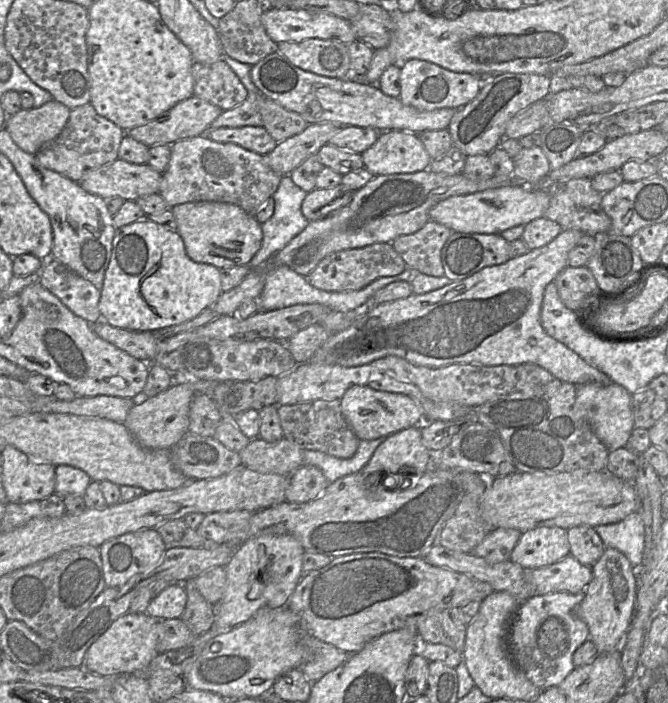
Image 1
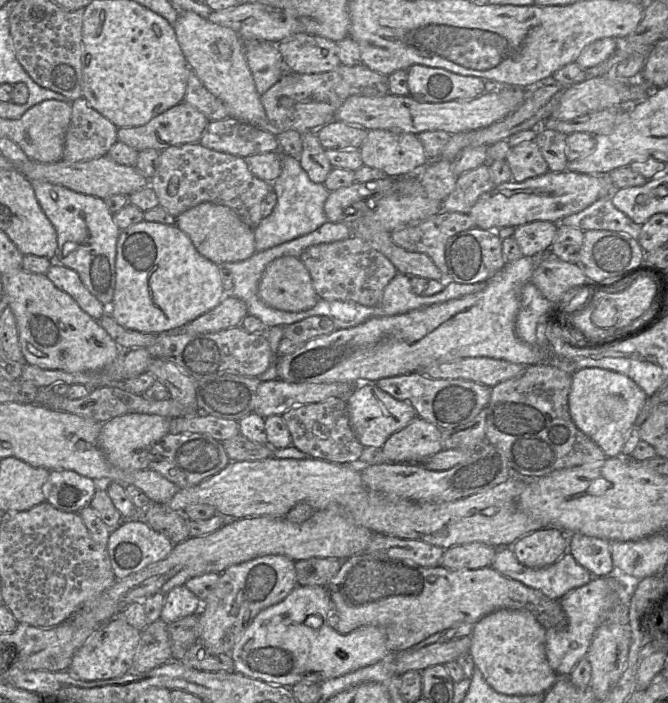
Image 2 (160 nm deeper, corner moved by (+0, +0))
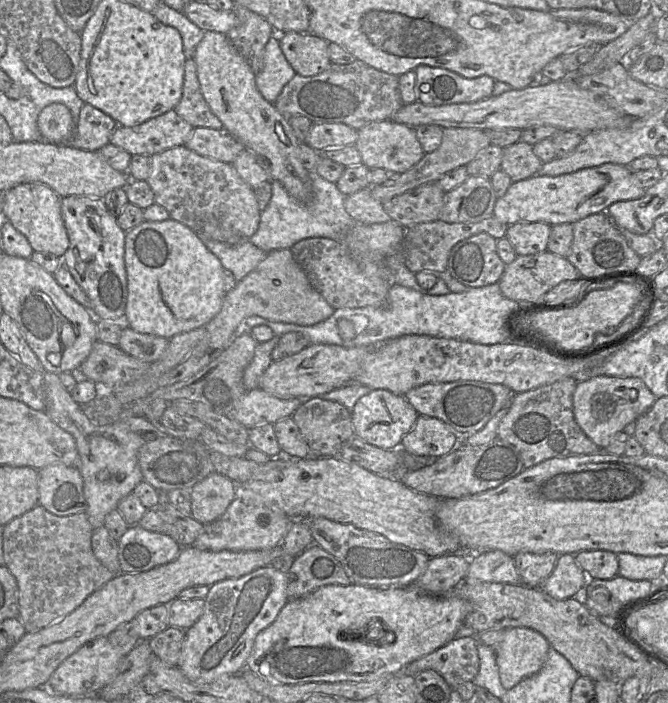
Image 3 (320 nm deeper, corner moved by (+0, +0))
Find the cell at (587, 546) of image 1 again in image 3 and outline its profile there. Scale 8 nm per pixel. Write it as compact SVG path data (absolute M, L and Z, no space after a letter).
M586 550L574 555L576 562L589 579L607 580L618 575L617 554L605 550Z

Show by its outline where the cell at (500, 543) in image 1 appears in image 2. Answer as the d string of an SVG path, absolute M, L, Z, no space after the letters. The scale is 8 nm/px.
M481 542L453 546L445 550L440 566L450 570L491 567L497 549Z

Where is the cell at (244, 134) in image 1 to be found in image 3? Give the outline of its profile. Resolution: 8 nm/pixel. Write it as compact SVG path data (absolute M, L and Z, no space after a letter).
M194 128L185 145L201 156L230 164L246 150L245 146L224 128Z

